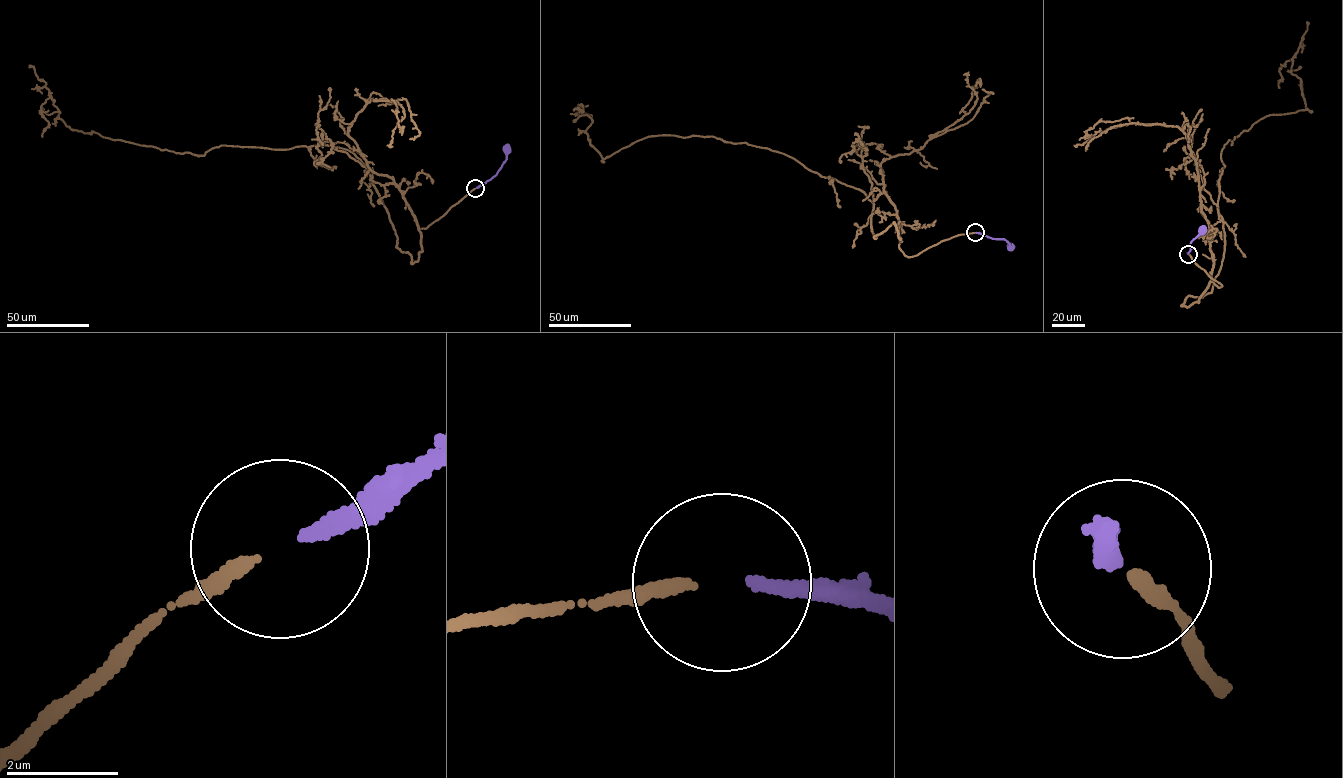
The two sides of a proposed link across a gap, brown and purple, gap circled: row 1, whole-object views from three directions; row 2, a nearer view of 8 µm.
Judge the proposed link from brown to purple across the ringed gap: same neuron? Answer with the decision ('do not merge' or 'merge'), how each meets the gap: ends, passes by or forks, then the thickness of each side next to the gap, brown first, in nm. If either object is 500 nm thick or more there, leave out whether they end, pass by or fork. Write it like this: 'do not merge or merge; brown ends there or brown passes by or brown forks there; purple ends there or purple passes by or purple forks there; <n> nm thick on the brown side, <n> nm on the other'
merge; brown ends there; purple ends there; 240 nm thick on the brown side, 240 nm on the other

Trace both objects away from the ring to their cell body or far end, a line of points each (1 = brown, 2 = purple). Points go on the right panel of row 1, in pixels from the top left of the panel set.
1: (1188, 254), (1222, 285), (1209, 237), (1222, 219), (1221, 150), (1266, 116), (1309, 110), (1293, 56), (1279, 88)
2: (1188, 254), (1191, 241), (1202, 230)

